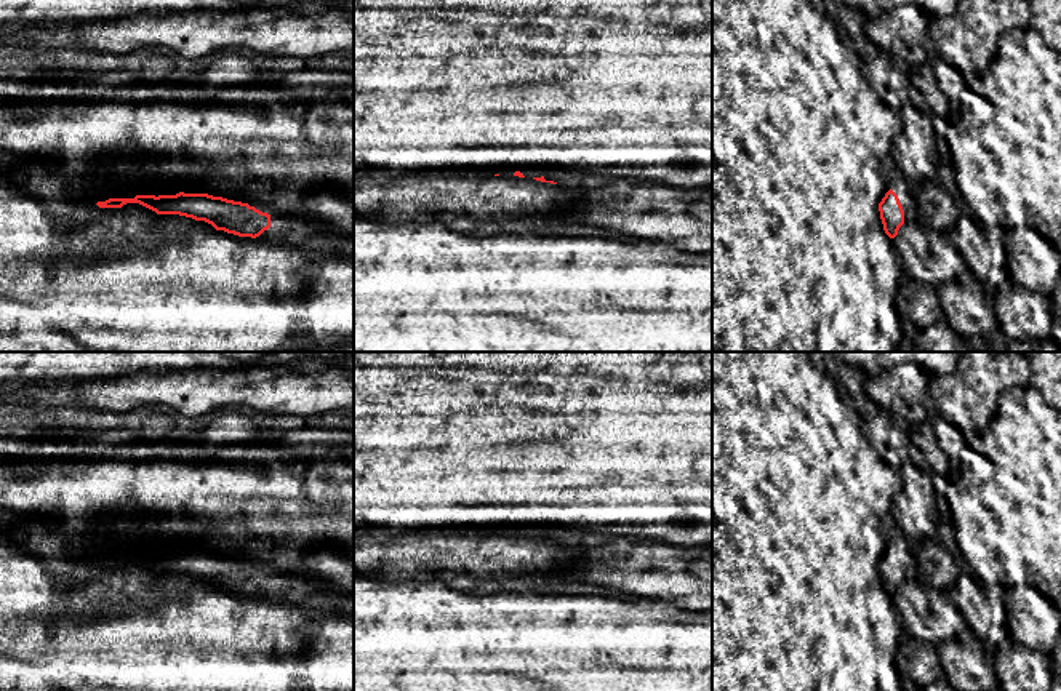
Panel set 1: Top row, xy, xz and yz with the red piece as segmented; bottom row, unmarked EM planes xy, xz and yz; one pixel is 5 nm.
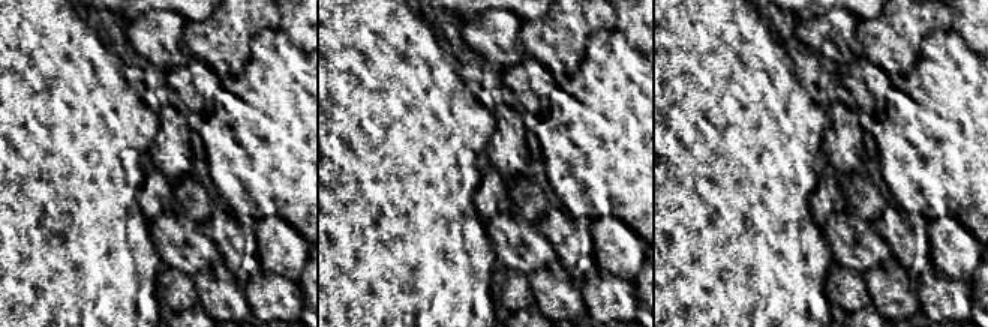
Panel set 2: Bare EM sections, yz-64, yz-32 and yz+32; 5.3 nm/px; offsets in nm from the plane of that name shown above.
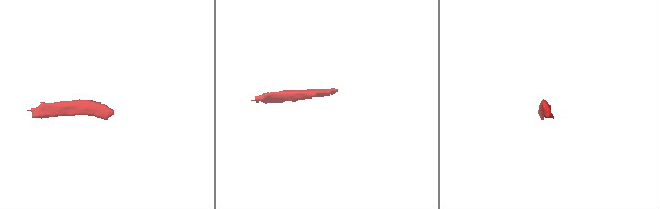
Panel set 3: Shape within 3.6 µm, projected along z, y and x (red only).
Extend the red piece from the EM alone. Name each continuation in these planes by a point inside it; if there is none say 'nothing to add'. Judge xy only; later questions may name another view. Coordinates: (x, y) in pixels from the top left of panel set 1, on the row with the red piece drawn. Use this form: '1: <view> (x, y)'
1: xy (317, 237)

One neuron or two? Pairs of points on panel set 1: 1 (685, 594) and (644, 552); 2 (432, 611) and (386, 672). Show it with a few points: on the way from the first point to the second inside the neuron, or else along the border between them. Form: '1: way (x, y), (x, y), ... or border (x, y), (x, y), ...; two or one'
1: way (676, 584), (653, 562); one
2: border (388, 618), (444, 624), (460, 635); two

